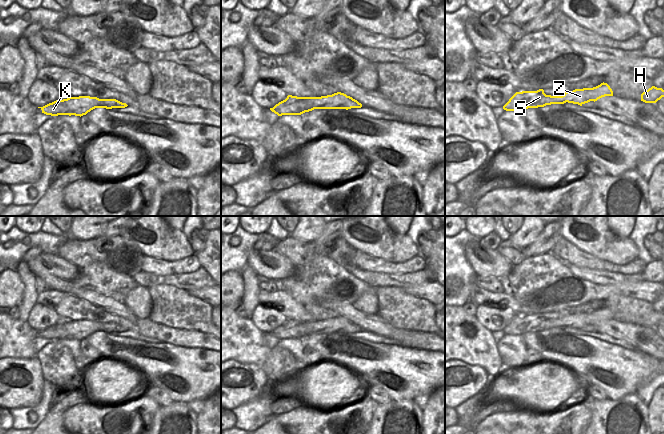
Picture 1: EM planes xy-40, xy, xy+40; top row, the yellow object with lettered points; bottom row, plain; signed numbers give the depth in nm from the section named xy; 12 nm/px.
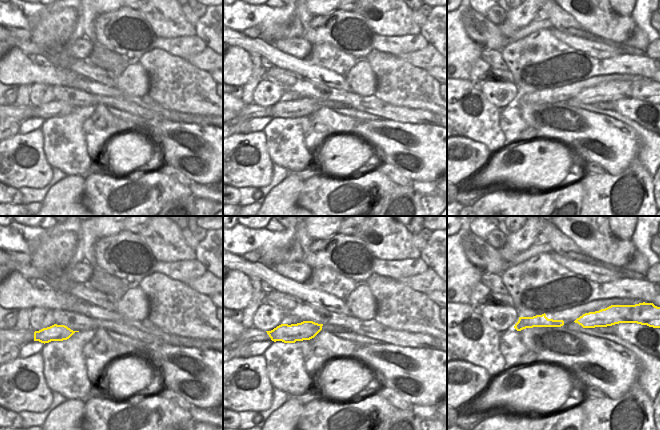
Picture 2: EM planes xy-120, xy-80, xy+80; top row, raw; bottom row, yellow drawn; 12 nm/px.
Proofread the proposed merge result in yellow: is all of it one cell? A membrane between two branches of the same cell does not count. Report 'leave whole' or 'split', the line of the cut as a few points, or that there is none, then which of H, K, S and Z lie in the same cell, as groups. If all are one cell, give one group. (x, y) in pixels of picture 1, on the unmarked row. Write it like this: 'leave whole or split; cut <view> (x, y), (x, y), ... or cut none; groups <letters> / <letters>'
leave whole; cut none; groups H K S Z

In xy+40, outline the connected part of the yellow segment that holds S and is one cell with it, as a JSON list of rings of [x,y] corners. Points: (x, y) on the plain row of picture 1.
[[[601,307],[593,312],[575,313],[565,316],[562,320],[546,319],[543,313],[537,315],[516,316],[503,330],[506,335],[523,336],[528,332],[544,331],[551,328],[566,326],[582,330],[590,325],[597,325],[605,320],[613,320],[613,315],[607,307]]]

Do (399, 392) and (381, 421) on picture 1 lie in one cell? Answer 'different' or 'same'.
different

